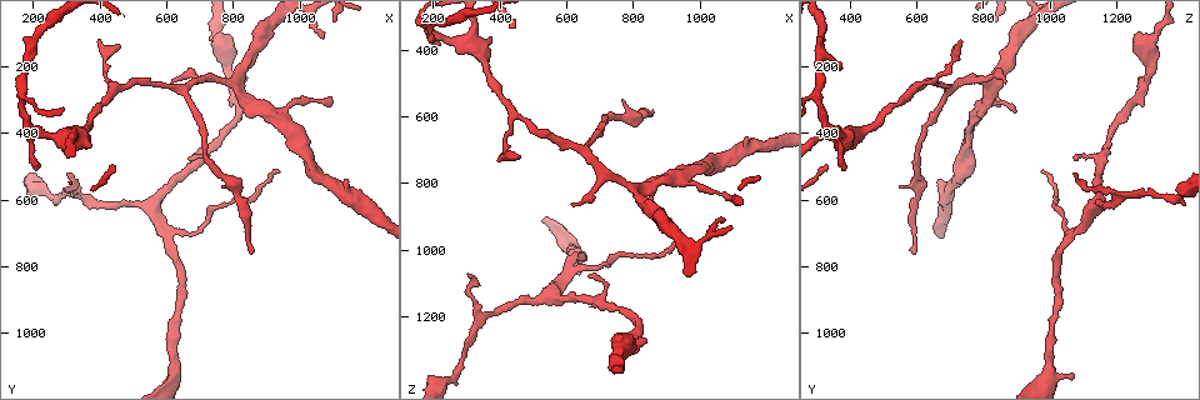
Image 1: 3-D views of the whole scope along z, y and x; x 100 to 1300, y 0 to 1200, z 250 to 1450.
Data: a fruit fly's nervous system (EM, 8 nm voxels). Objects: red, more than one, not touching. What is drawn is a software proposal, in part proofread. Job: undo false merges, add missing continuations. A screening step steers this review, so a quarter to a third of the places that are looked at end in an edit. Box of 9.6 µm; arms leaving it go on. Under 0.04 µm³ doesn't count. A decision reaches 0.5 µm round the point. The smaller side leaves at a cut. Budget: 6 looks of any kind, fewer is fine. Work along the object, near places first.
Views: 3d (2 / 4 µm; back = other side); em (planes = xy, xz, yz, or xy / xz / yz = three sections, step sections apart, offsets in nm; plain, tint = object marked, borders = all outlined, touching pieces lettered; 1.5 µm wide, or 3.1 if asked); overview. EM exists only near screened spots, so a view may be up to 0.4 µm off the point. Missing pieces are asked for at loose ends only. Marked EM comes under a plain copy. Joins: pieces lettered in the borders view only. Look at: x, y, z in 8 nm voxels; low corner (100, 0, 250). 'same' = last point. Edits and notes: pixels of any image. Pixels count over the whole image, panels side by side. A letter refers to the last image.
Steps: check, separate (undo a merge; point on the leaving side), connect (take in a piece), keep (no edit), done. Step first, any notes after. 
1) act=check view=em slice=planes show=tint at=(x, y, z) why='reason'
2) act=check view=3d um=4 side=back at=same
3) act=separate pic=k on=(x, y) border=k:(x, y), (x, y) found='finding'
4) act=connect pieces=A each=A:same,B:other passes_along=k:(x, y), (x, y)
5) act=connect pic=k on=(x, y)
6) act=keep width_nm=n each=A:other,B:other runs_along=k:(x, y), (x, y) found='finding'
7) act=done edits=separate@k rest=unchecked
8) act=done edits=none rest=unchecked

act=check view=3d um=2 at=(360, 390, 470) why='thick turns thin'

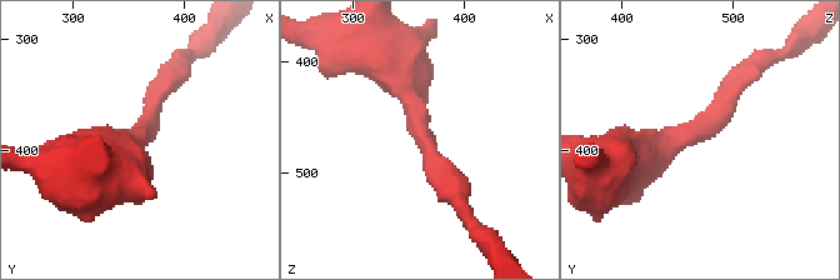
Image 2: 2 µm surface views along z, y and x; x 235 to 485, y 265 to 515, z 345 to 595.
act=check view=em slice=xz step=8 show=borders at=(364, 386, 462) why='need the tissue'

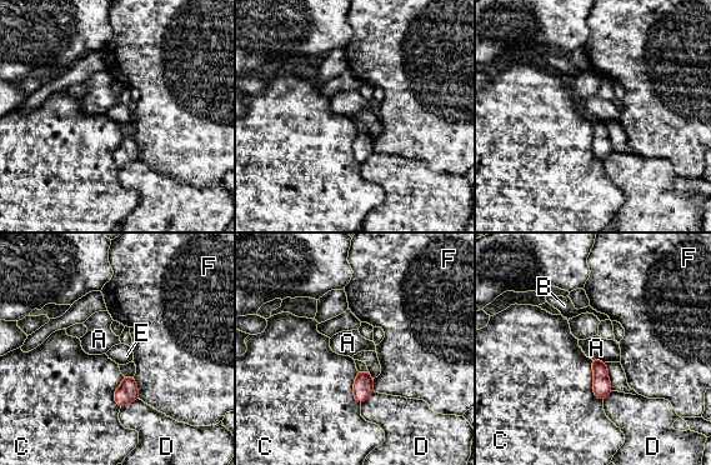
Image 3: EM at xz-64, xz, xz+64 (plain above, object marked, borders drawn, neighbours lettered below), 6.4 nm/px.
act=keep width_nm=60 each=A:other,B:other,C:other,D:other,E:other,F:other border=3:(590, 359), (592, 393), (602, 401) found='continuous, no second neuron'

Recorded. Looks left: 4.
act=check view=3d um=4 side=back at=(260, 590, 1370) why='sudden change in width'

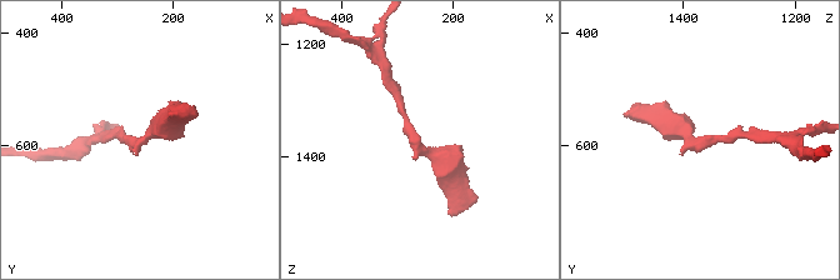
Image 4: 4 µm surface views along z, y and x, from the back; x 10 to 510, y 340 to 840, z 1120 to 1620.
act=check view=em slice=yz step=4 show=tint at=(255, 590, 1375) why='shape alone is not enough'

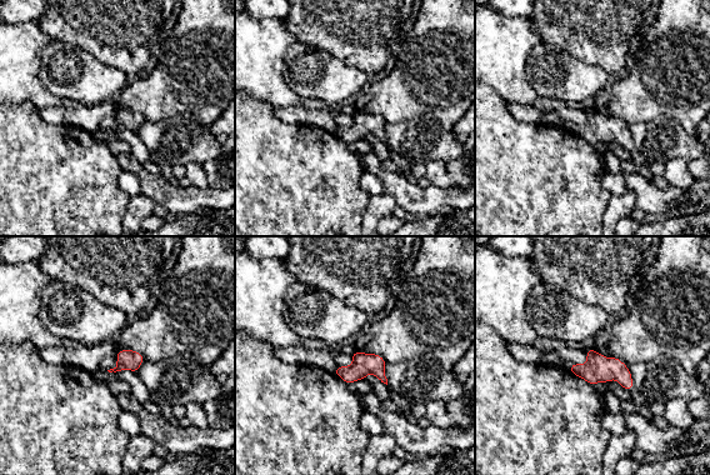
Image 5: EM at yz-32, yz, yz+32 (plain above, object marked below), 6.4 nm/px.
act=check view=em slice=xz step=8 show=borders at=same

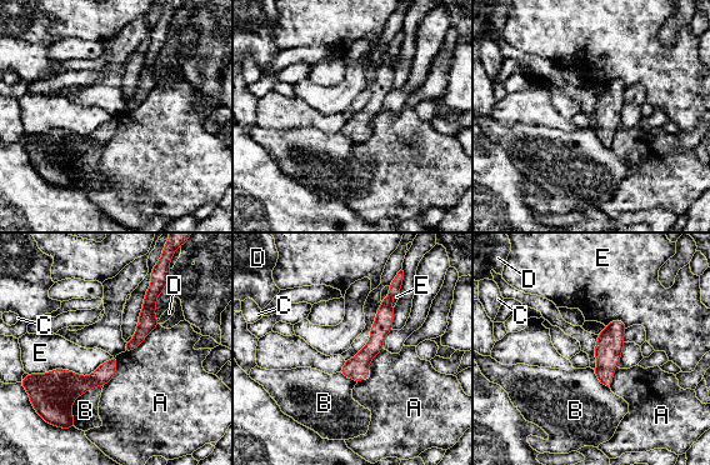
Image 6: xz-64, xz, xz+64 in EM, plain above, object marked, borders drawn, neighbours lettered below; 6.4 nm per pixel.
act=keep longest_contact=E:550nm each=A:other,B:other,C:other,D:other,E:other found='continuous, no second neuron'

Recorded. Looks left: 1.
act=done edits=none rest=unchecked

